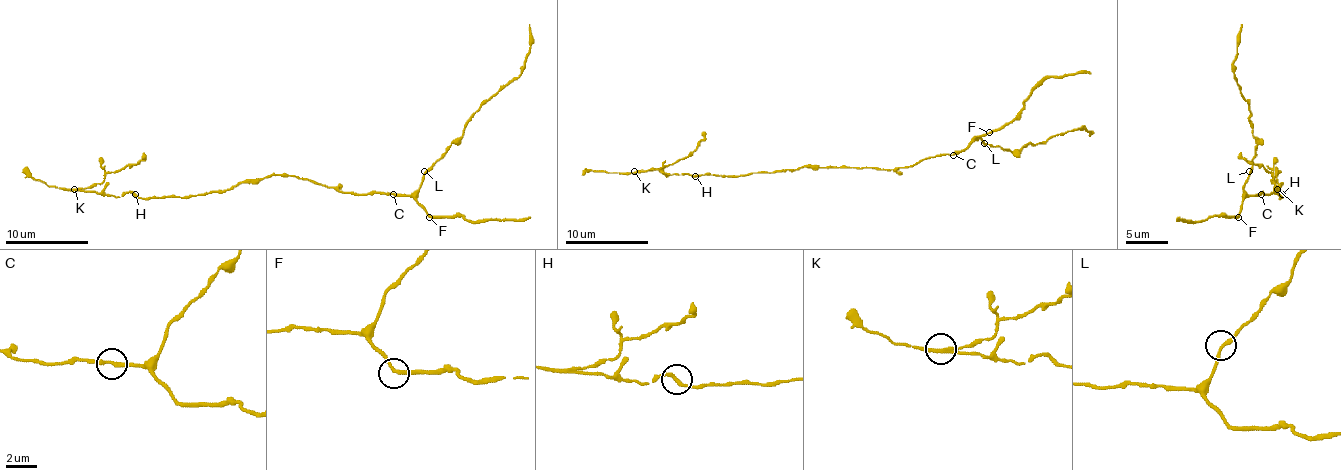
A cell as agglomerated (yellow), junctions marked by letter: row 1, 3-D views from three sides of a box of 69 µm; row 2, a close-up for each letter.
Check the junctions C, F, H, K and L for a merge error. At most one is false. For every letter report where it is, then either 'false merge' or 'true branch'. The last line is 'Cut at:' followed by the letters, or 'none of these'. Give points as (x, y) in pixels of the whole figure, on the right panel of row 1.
C: place (1261, 194); true branch
F: place (1238, 217); true branch
H: place (1282, 194); true branch
K: place (1277, 189); false merge
L: place (1249, 171); true branch
Cut at: K

